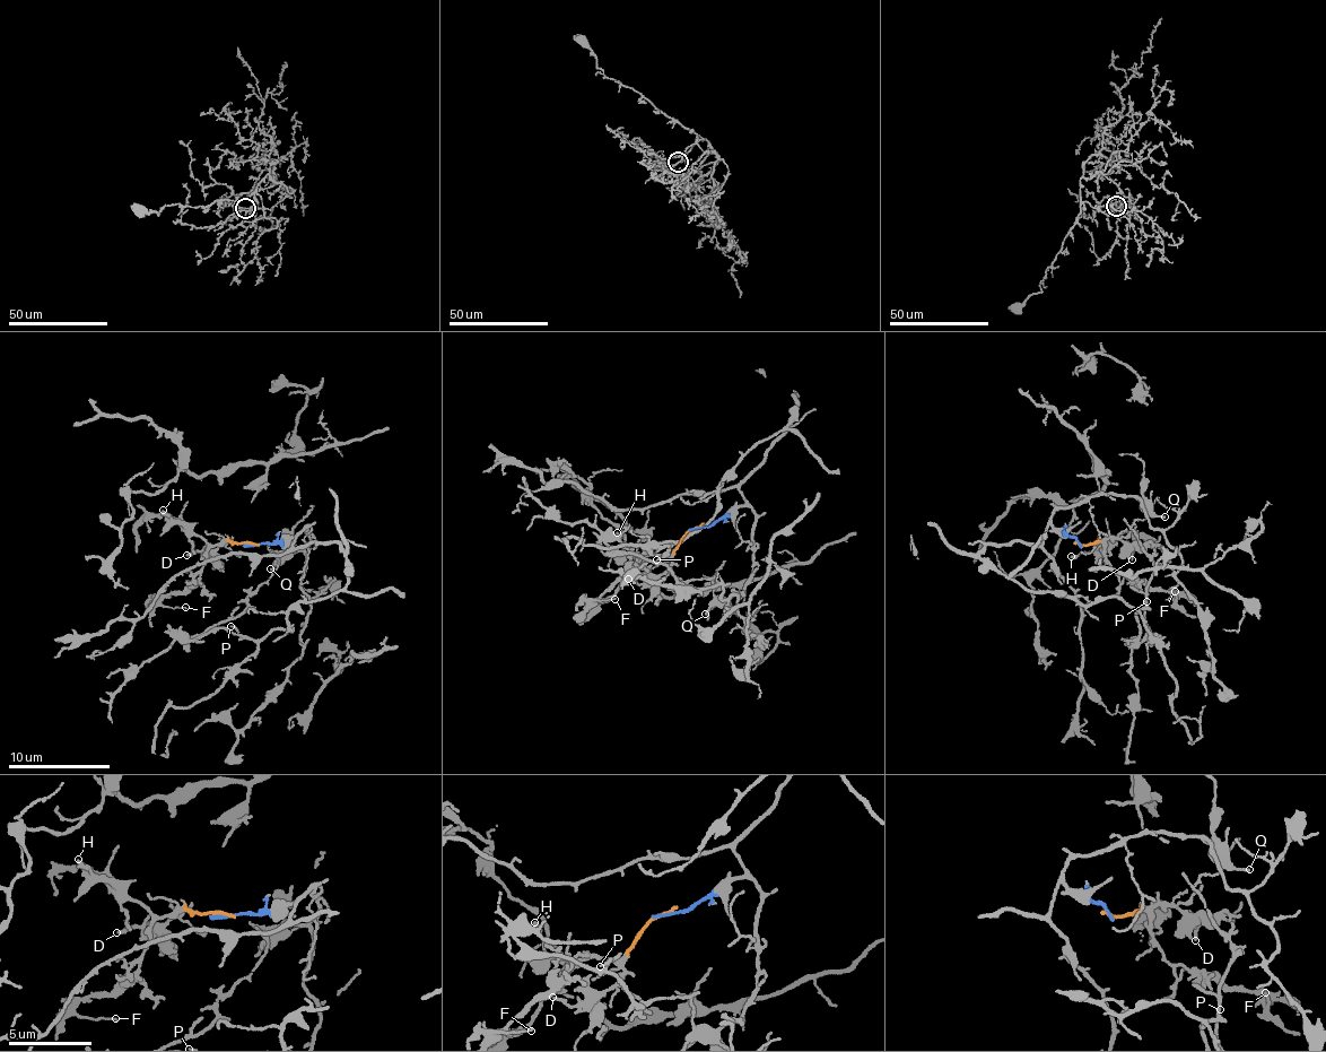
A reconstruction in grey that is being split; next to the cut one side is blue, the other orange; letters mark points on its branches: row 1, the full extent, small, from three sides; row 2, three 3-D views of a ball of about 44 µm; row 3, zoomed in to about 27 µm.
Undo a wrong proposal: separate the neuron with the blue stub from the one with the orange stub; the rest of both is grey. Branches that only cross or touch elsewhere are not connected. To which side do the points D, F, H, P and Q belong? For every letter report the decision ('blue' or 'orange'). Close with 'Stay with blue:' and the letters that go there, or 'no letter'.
D: orange
F: orange
H: orange
P: blue
Q: blue
Stay with blue: P, Q

